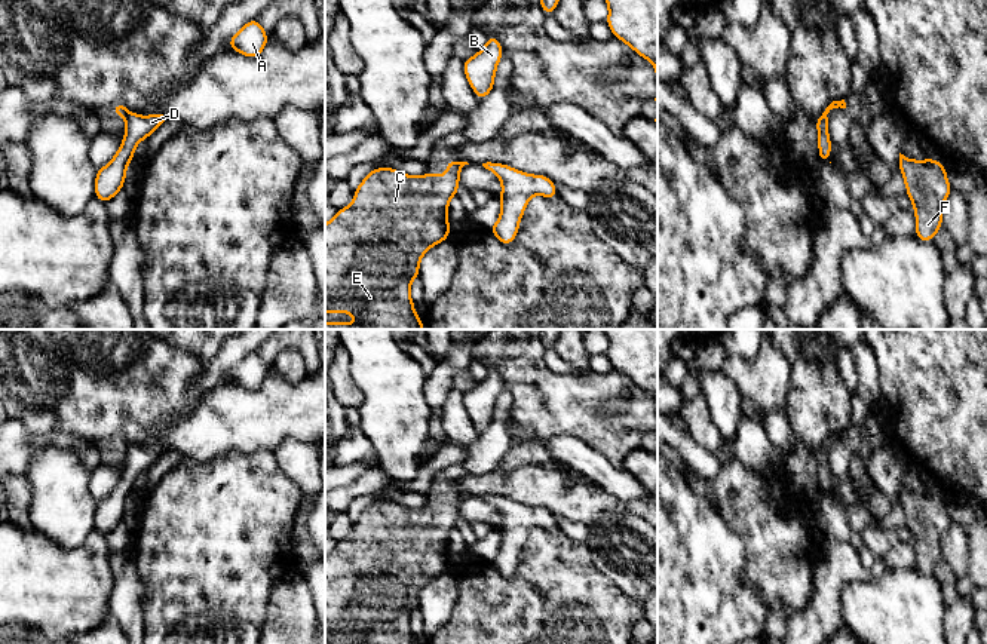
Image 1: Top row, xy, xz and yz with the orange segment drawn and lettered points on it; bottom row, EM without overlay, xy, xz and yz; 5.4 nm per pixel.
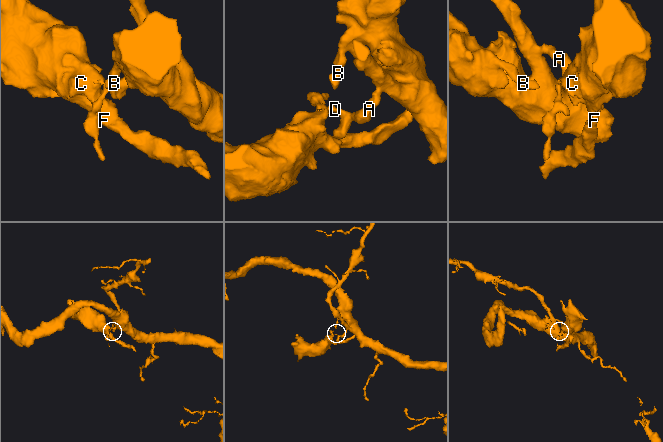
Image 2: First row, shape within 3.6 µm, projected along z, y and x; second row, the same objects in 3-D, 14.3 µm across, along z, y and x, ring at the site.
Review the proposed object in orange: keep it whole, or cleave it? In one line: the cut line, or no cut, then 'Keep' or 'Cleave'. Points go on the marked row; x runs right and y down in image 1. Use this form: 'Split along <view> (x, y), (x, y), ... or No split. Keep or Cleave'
Split along xy (129, 113), (126, 117). Cleave

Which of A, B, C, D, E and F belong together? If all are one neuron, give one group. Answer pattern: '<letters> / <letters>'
A B D / C E F

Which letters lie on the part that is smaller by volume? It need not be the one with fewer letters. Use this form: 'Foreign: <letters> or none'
Foreign: C, E, F

